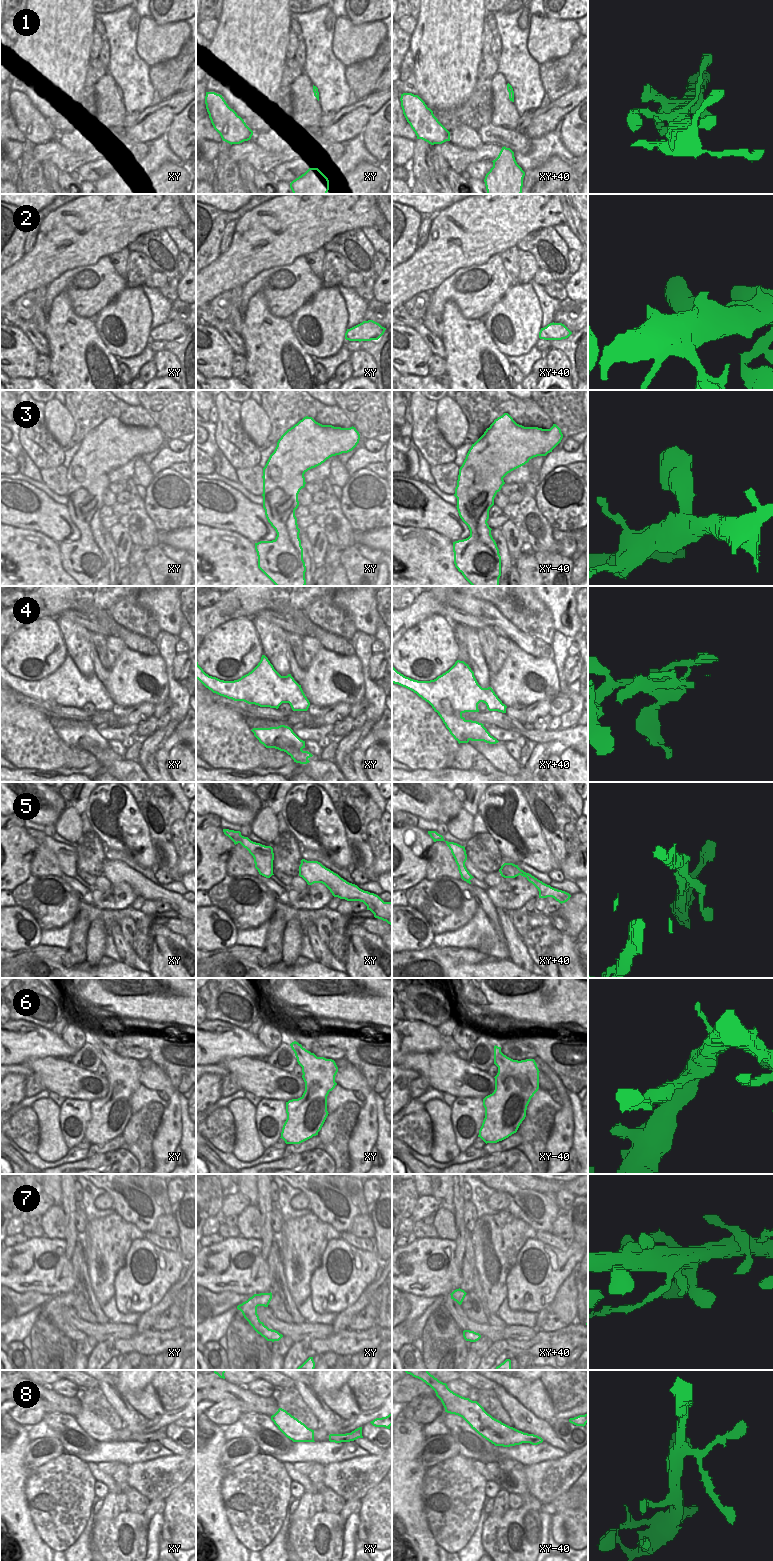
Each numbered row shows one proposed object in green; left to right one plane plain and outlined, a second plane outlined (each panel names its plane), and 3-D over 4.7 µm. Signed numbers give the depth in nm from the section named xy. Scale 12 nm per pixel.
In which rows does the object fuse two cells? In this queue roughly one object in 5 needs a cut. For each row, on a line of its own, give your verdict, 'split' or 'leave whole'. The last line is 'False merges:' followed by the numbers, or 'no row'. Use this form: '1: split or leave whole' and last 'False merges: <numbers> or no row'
1: leave whole
2: leave whole
3: leave whole
4: split
5: leave whole
6: split
7: split
8: split
False merges: 4, 6, 7, 8

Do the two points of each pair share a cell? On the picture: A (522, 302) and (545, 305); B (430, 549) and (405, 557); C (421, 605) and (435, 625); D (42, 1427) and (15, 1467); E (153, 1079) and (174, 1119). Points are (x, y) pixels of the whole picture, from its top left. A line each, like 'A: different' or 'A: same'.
A: different
B: same
C: different
D: different
E: same

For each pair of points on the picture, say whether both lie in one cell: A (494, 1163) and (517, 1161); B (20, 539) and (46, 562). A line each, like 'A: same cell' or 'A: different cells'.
A: same cell
B: same cell

